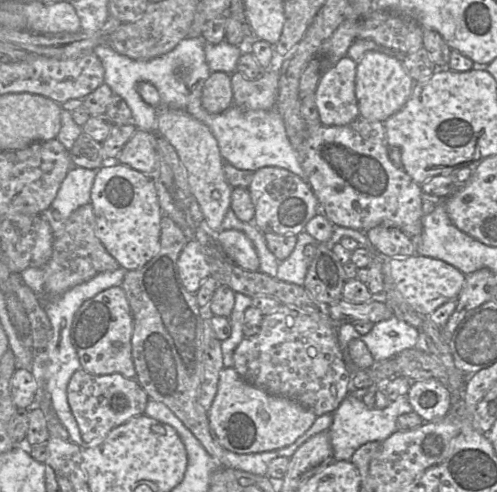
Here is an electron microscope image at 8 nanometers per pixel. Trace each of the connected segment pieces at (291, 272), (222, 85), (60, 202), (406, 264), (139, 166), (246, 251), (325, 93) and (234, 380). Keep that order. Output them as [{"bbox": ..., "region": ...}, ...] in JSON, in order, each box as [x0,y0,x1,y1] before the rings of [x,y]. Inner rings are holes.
[{"bbox":[276,232,319,285],"region":[[[307,232],[297,234],[297,243],[292,253],[283,261],[279,261],[276,277],[279,280],[304,285],[310,261],[304,254],[306,245],[313,244],[317,247],[319,242]]]},{"bbox":[201,72,233,114],"region":[[[212,72],[203,86],[201,104],[209,114],[221,114],[230,108],[233,105],[231,75]]]},{"bbox":[42,167,97,238],"region":[[[77,167],[70,170],[50,207],[42,212],[51,226],[54,238],[62,236],[71,214],[91,201],[91,191],[97,170]]]},{"bbox":[384,255,465,316],"region":[[[421,255],[384,257],[389,263],[397,290],[405,301],[421,316],[429,316],[441,305],[457,300],[465,275],[454,266]]]},{"bbox":[117,130,157,175],"region":[[[137,130],[117,157],[118,163],[127,165],[145,175],[157,172],[157,139],[153,132]]]},{"bbox":[217,229,259,271],"region":[[[235,229],[217,231],[217,240],[224,253],[239,267],[259,271],[259,258],[252,241]]]},{"bbox":[315,57,358,125],"region":[[[347,57],[323,72],[315,101],[322,125],[350,125],[358,116],[358,101],[355,93],[357,63]]]},{"bbox":[208,367,317,454],"region":[[[233,367],[220,371],[218,390],[208,411],[210,427],[221,446],[239,454],[289,446],[312,426],[317,417],[292,399],[269,394],[251,385]]]}]

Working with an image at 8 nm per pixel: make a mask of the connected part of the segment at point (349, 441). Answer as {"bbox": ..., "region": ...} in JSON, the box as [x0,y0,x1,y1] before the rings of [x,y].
{"bbox":[328,394,413,461],"region":[[[348,394],[333,412],[333,422],[328,434],[333,448],[334,461],[351,461],[355,451],[371,441],[383,442],[397,430],[397,418],[413,411],[408,396],[400,396],[383,409],[369,409],[355,396]]]}

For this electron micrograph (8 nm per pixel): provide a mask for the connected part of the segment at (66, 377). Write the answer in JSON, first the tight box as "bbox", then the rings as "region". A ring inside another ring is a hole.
{"bbox":[43,267,126,448],"region":[[[122,267],[114,271],[106,271],[97,274],[92,279],[76,285],[62,295],[52,298],[43,303],[44,310],[50,320],[52,336],[48,341],[46,352],[48,355],[48,368],[46,370],[46,389],[51,396],[53,408],[69,434],[69,440],[81,448],[86,447],[75,417],[73,416],[67,398],[67,387],[72,375],[81,369],[80,359],[71,341],[71,327],[75,313],[88,299],[93,298],[100,292],[114,286],[121,286],[126,272]]]}

